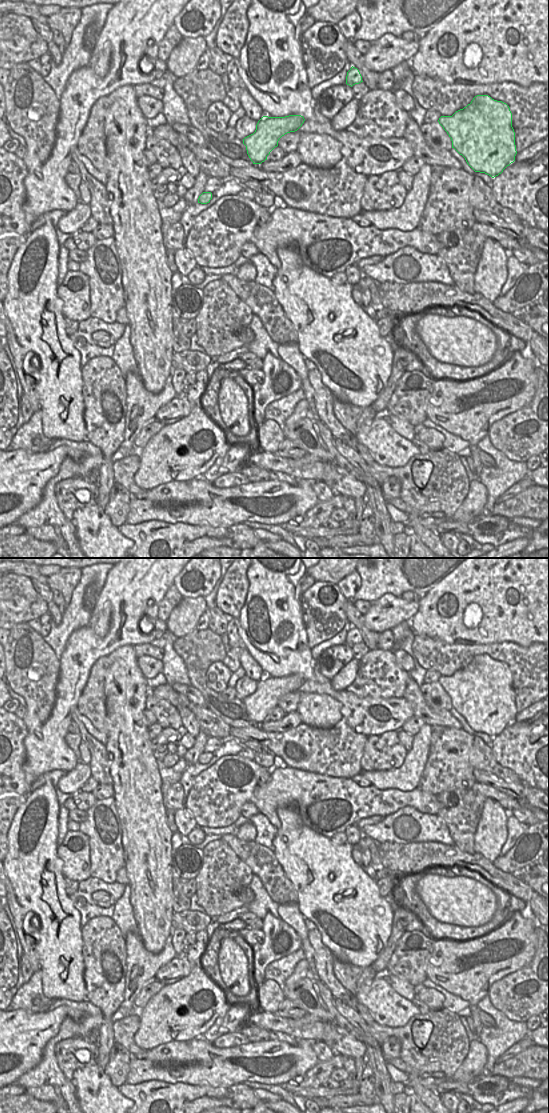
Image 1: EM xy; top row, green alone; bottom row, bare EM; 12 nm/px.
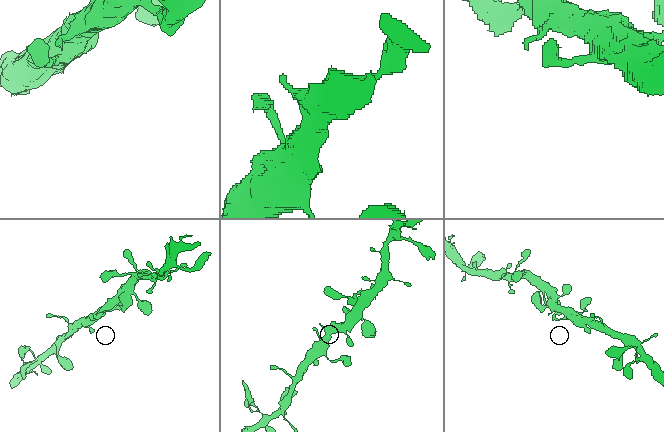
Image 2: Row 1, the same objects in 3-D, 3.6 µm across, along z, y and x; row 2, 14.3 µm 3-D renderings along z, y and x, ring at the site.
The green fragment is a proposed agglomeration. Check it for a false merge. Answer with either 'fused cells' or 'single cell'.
single cell

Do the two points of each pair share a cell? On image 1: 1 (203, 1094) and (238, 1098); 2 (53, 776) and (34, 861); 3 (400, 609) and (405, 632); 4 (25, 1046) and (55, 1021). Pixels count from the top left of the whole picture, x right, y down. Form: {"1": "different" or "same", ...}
{"1": "same", "2": "different", "3": "different", "4": "same"}

